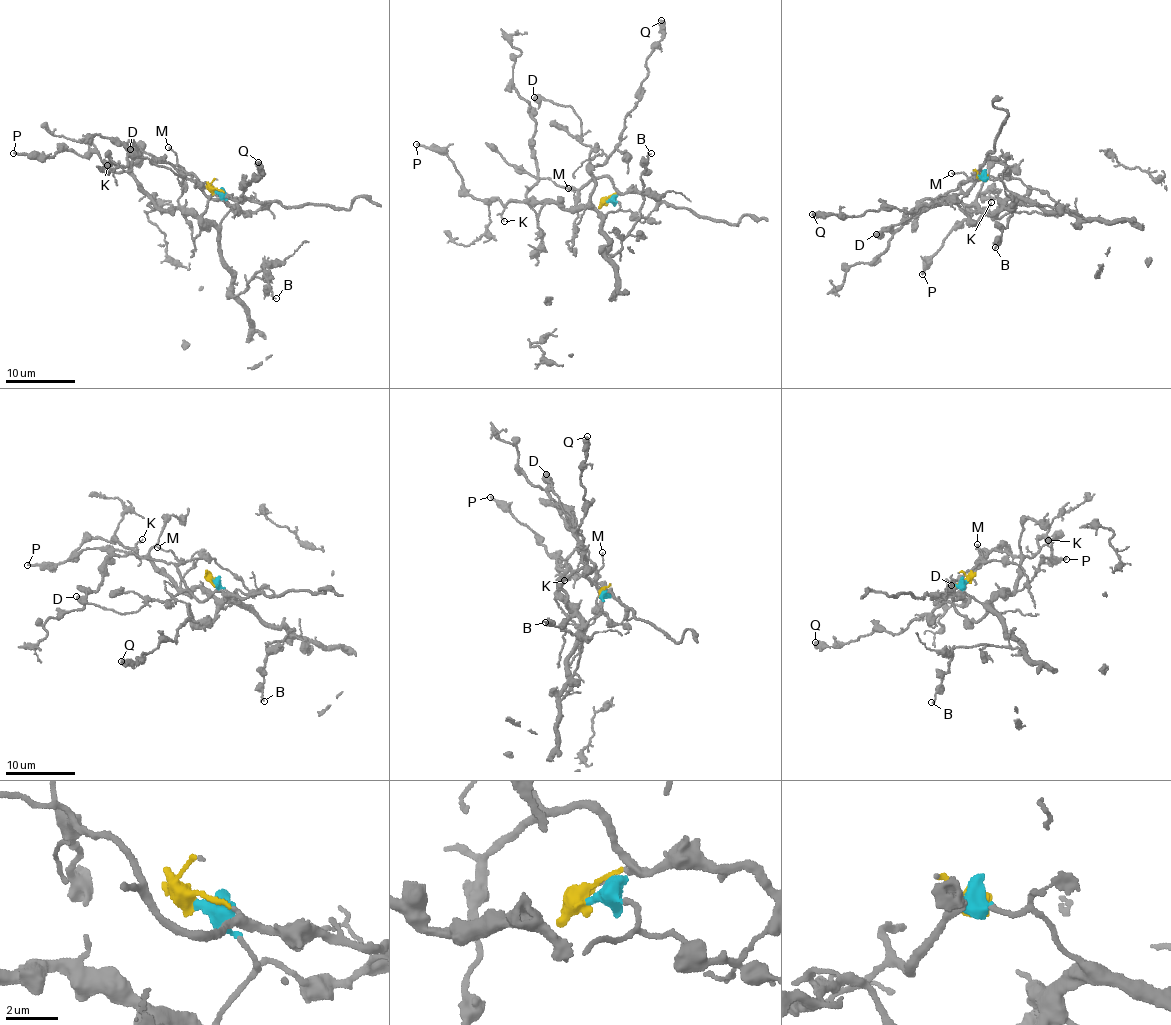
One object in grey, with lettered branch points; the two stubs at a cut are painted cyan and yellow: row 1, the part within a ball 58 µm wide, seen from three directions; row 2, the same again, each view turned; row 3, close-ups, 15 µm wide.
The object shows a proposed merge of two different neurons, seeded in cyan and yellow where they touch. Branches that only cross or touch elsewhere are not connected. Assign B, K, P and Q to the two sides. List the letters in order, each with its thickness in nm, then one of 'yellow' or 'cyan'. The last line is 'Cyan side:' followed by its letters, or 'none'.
B: calibre 160 nm; cyan
K: calibre 130 nm; cyan
P: calibre 240 nm; cyan
Q: calibre 500 nm; cyan
Cyan side: B, K, P, Q

